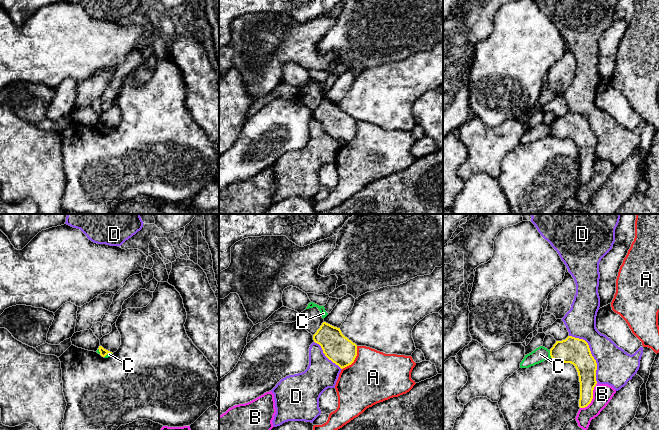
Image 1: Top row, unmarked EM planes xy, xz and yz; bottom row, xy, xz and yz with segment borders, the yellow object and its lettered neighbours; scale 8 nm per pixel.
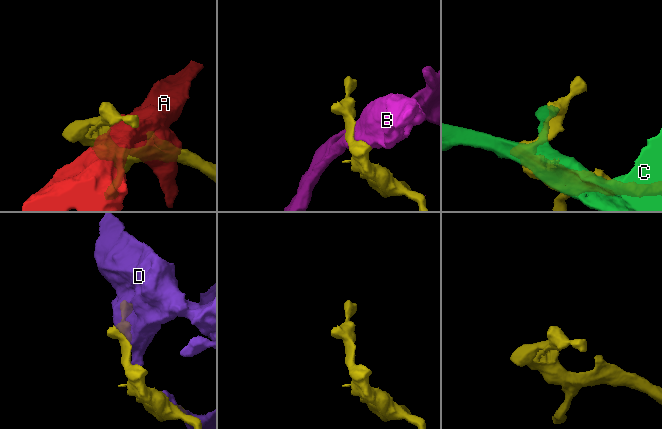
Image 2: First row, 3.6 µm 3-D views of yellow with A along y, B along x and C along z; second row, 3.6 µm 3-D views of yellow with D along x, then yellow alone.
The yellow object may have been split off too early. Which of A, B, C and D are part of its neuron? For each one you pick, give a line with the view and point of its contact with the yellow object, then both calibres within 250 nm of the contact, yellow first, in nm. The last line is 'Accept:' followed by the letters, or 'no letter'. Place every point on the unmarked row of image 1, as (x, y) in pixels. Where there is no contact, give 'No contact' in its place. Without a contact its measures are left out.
Accept: no letter

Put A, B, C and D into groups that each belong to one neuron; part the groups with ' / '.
A / B / C / D

